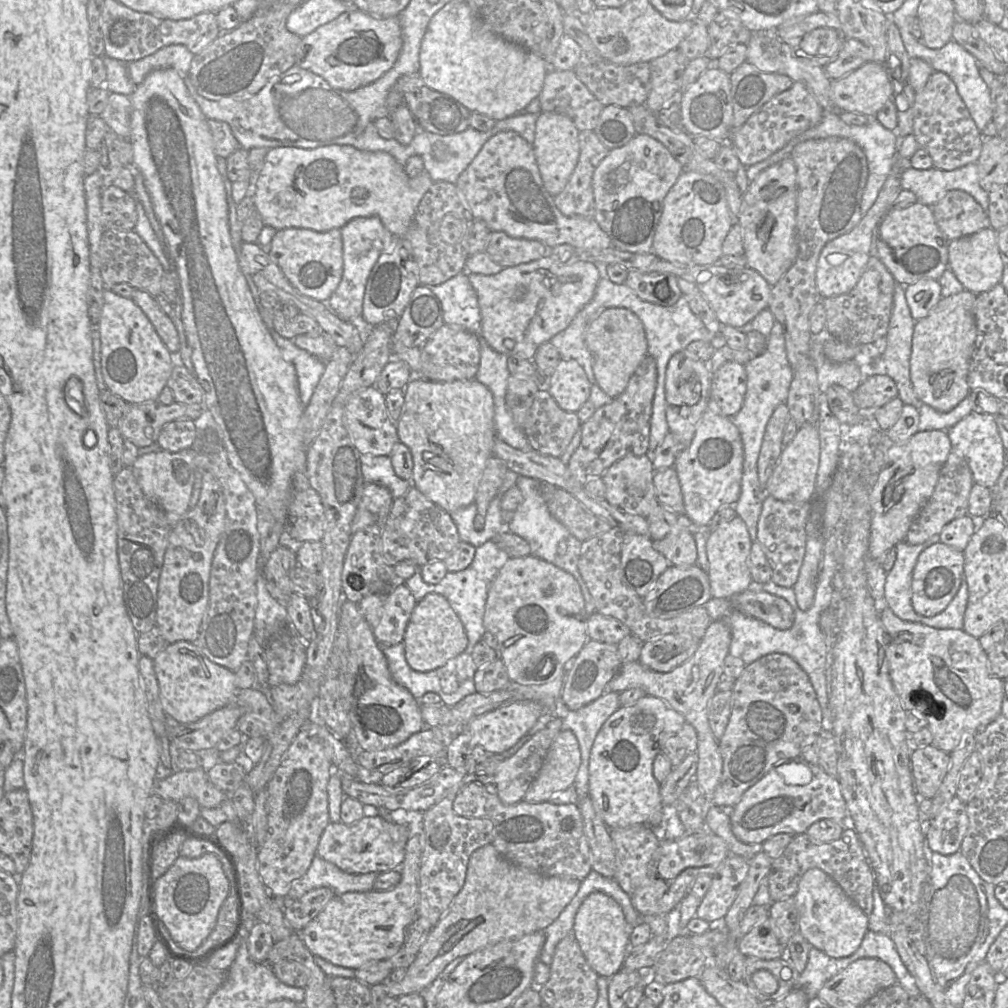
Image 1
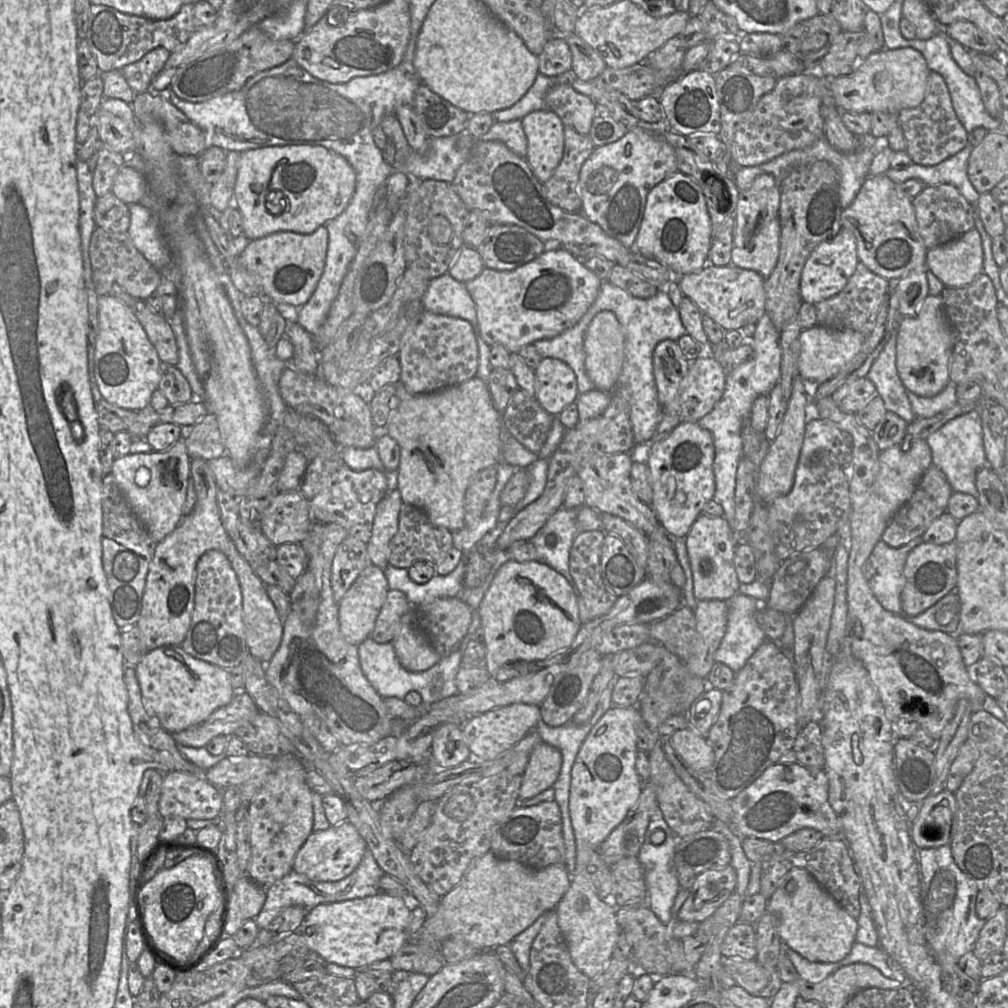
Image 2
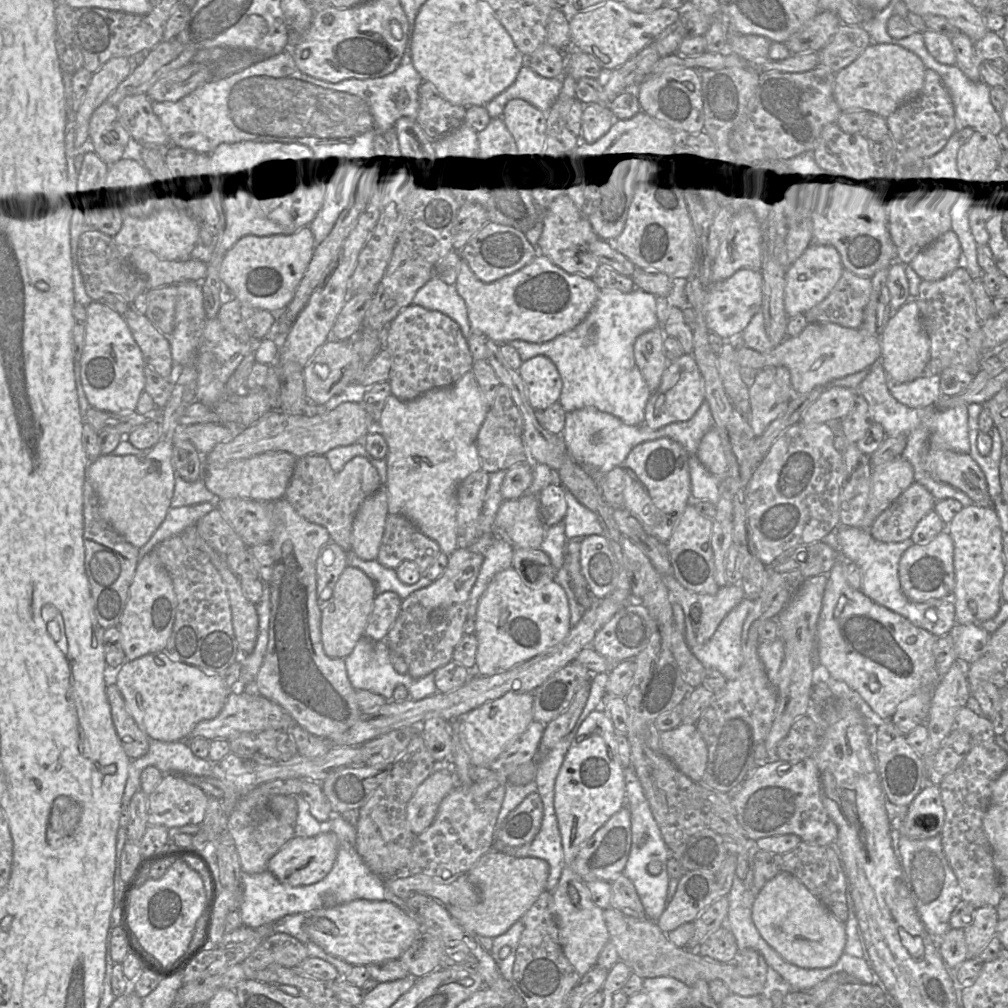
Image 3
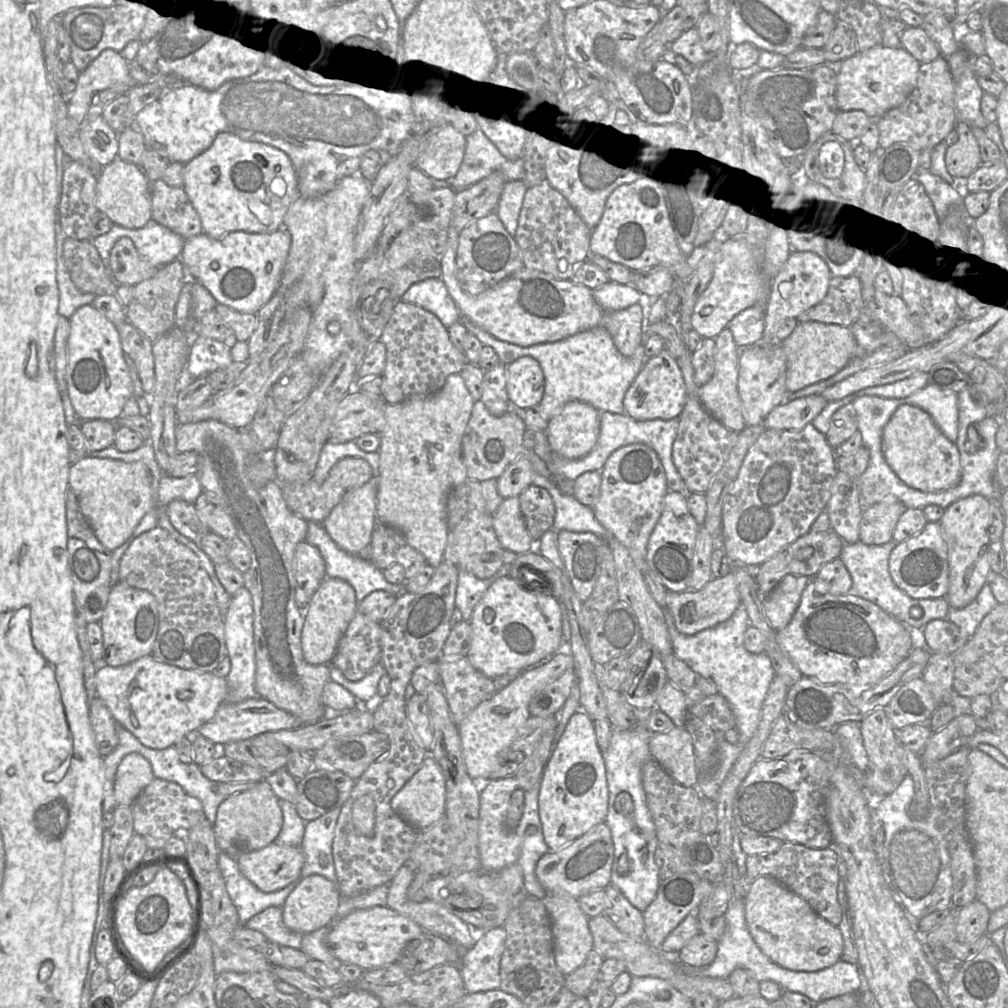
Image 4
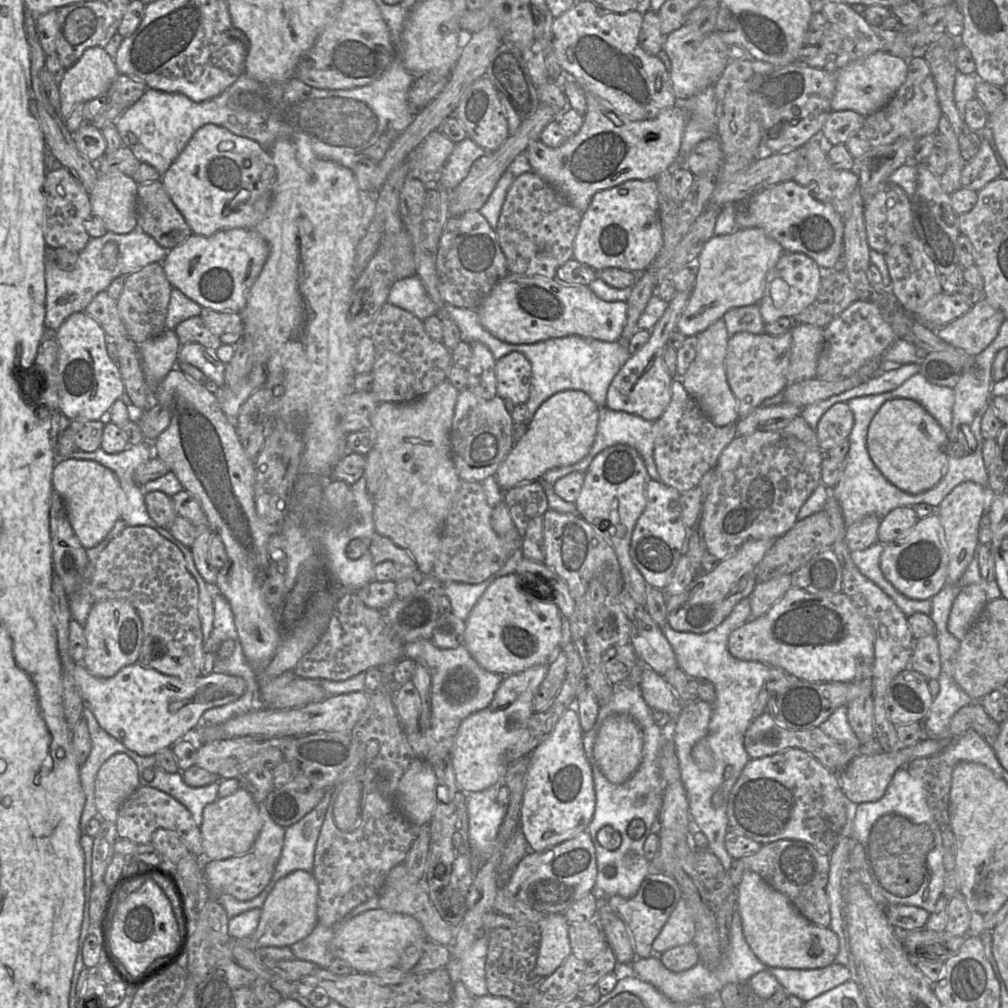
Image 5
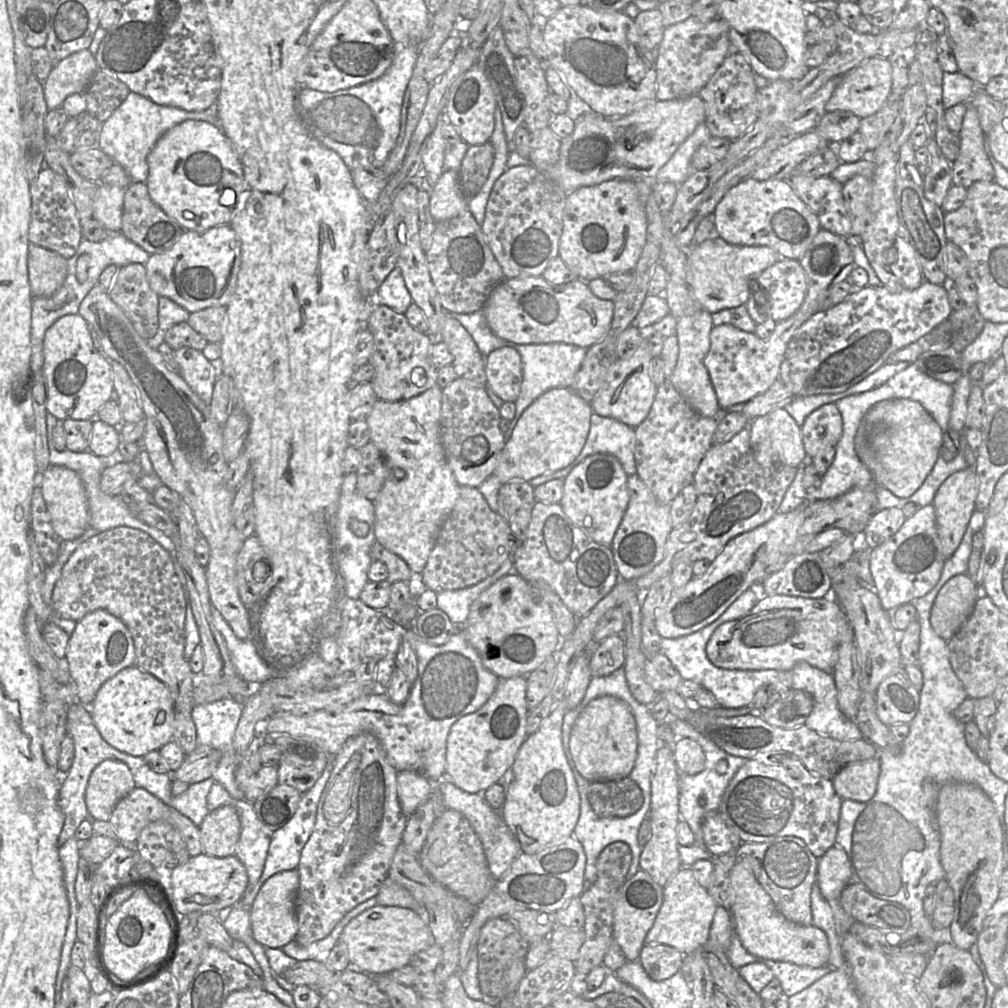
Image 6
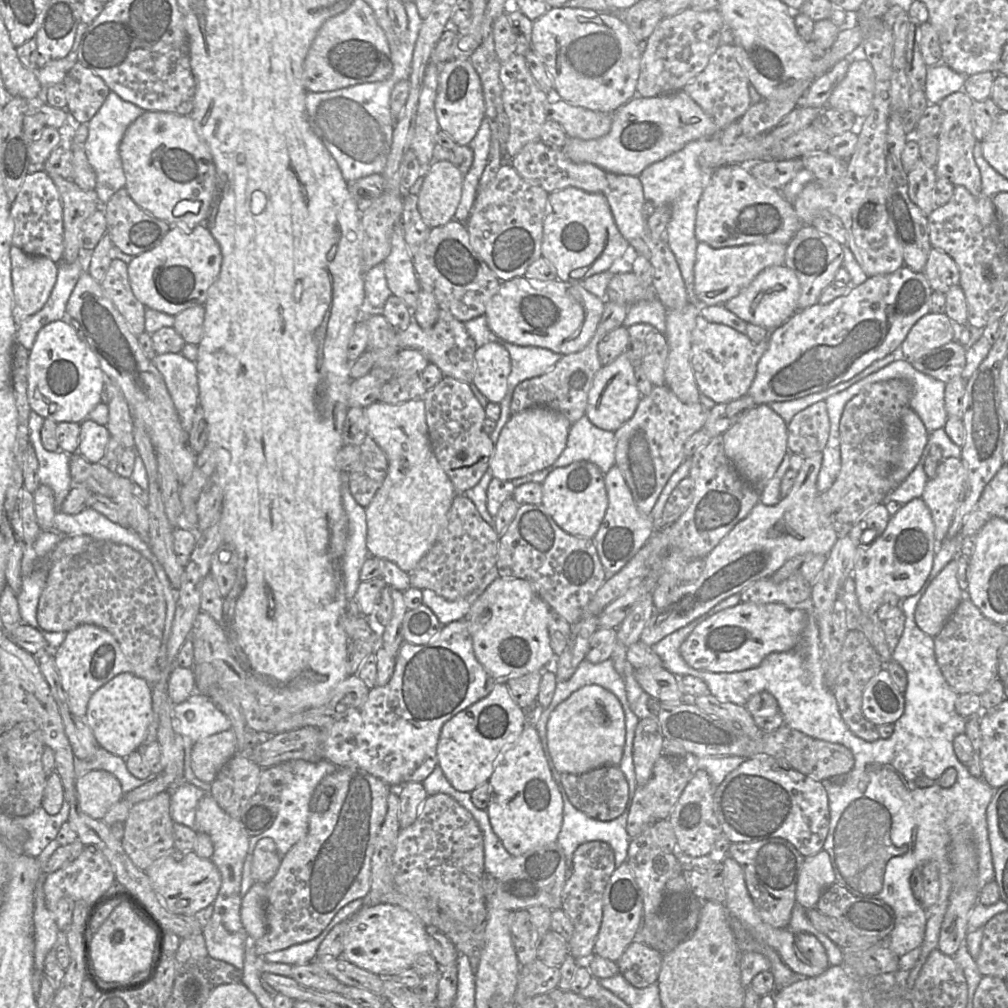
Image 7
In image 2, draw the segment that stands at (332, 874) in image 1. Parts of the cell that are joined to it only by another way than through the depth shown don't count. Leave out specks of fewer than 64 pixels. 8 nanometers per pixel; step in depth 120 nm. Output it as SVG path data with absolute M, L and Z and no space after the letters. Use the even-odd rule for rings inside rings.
M368 849L365 851L357 868L350 875L338 881L315 881L303 874L291 871L271 886L265 888L266 900L254 921L259 929L263 929L289 906L302 906L306 910L311 910L319 904L377 895L380 893L379 881L384 874Z

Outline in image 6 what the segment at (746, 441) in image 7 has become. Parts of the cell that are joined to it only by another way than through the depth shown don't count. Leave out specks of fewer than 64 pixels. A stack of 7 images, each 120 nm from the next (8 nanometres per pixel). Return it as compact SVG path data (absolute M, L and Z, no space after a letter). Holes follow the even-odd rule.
M784 409L752 419L748 429L756 460L761 465L781 463L799 467L808 460L801 428Z

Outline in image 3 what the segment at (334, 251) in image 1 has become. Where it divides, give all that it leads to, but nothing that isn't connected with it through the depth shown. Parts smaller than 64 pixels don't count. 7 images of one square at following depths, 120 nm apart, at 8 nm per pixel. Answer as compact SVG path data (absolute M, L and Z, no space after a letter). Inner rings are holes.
M309 227L292 234L246 235L228 250L219 266L219 278L244 306L268 311L283 310L293 299L316 247Z

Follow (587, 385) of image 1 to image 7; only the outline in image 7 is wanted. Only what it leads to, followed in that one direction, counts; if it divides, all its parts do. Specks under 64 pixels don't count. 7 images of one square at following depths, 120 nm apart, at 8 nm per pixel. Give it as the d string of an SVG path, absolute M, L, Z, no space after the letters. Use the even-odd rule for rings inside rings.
M495 342L475 351L475 373L472 383L491 403L500 403L508 390L511 360L505 347Z

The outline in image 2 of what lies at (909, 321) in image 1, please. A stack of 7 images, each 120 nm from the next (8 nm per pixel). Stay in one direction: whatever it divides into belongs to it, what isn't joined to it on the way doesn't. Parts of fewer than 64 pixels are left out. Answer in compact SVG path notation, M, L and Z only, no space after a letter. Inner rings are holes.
M896 334L888 340L866 378L876 386L878 397L883 400L887 412L897 414L908 424L916 419L896 367Z

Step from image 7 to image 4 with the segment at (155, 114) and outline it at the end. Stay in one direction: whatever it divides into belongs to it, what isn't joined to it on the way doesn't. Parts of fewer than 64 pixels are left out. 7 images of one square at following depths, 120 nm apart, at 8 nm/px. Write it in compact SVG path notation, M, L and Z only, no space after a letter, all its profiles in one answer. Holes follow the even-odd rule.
M229 132L219 133L207 150L185 164L182 187L200 216L203 233L213 239L221 239L236 231L271 233L283 229L283 219L288 208L301 197L297 172L285 152L261 142L243 140ZM277 178L286 183L284 196L271 190Z

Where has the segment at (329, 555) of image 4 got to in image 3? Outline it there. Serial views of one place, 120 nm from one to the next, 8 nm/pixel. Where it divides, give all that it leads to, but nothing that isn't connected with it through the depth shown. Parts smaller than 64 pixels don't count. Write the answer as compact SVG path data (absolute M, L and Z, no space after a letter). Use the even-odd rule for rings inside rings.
M352 551L347 552L347 557L349 567L360 569L373 581L376 596L384 592L393 592L396 593L401 600L404 600L414 591L423 589L433 582L422 575L420 580L413 585L406 585L399 580L395 570L384 567L376 560L362 560Z

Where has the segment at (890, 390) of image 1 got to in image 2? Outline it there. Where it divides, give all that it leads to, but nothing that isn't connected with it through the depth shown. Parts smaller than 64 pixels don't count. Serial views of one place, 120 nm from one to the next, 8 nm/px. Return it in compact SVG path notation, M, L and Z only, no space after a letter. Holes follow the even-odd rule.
M866 377L841 386L831 395L841 410L851 413L864 409L876 397L878 397L876 386Z

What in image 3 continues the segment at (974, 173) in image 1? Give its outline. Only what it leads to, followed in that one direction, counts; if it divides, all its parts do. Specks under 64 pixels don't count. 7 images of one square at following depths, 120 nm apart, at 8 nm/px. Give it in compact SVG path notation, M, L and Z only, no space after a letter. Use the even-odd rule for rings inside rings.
M955 132L947 144L935 155L921 159L919 166L926 172L927 180L944 189L967 189L959 178L955 163L957 152L965 142Z

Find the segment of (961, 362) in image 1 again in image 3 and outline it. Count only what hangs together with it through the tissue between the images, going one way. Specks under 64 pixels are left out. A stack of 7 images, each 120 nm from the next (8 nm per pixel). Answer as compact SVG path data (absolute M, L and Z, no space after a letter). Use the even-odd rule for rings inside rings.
M914 299L909 300L890 318L879 337L880 362L891 381L911 382L925 374L930 361L930 339L926 334L919 316L919 308Z

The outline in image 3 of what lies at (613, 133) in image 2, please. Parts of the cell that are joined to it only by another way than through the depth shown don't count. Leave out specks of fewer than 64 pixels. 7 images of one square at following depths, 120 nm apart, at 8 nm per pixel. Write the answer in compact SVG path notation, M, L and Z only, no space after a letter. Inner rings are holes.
M585 105L582 113L581 132L578 136L581 143L594 143L600 140L617 119L610 109L603 105Z

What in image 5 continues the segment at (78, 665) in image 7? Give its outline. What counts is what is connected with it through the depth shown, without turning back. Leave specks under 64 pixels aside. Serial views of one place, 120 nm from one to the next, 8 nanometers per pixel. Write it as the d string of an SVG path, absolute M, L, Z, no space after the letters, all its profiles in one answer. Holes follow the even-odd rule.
M114 598L98 602L90 609L84 623L86 648L83 665L91 674L109 678L139 660L143 639L143 622L130 602Z

